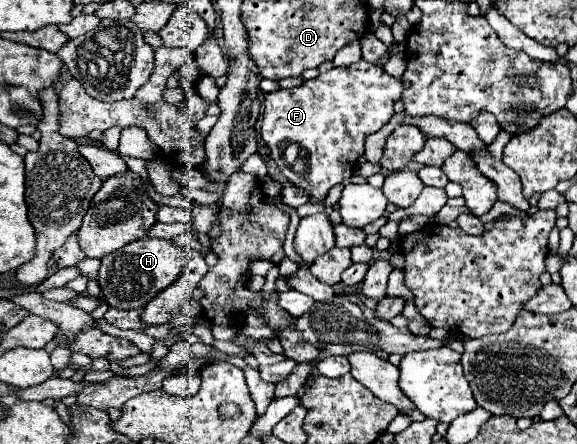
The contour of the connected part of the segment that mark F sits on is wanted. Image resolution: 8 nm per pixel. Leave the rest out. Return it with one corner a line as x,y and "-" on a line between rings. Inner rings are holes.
364,59
348,65
348,67
334,67
332,71
318,75
314,79
304,81
298,87
292,89
278,89
272,93
266,93
264,97
264,115
262,115
262,139
270,147
270,155
284,173
284,177
294,183
296,187
302,187
310,193
310,201
320,201
326,197
328,189
336,183
342,183
344,179
352,177
358,159
364,157
364,141
368,135
376,133
382,125
388,123
388,119
394,115
394,103
400,99
404,87
402,81
390,77
382,67
376,63
368,63
-
296,143
298,145
298,157
294,163
288,163
284,157
284,151

